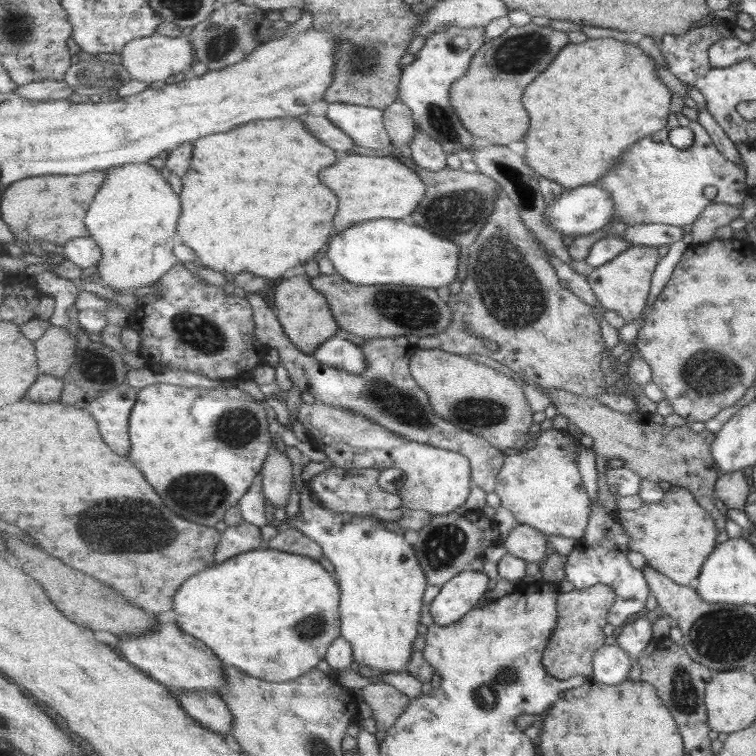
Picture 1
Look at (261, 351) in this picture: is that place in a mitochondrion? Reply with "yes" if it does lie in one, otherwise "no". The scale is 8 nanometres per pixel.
no

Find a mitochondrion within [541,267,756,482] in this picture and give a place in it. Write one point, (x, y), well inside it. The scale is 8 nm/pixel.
(705, 375)

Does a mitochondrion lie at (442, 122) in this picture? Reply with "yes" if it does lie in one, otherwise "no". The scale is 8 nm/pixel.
yes

